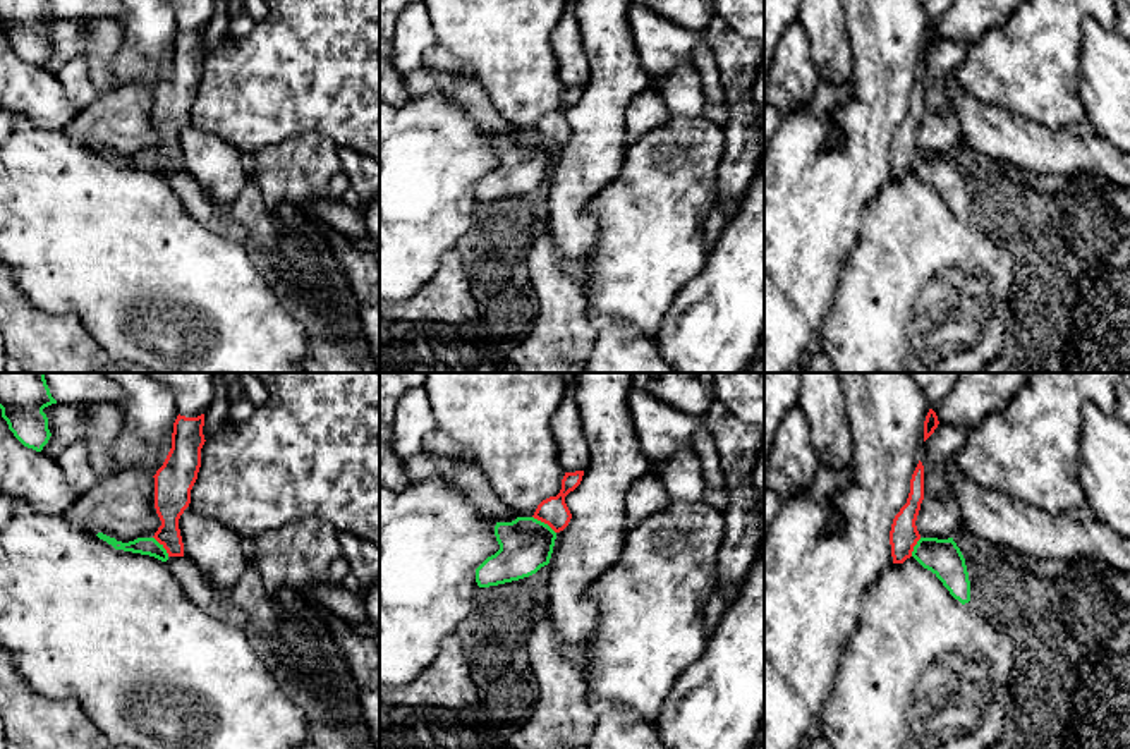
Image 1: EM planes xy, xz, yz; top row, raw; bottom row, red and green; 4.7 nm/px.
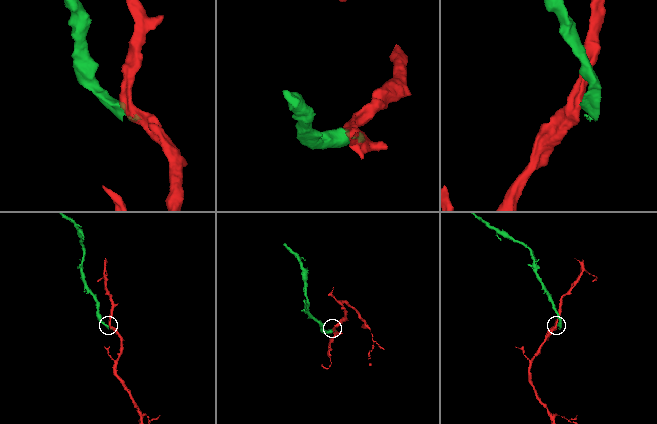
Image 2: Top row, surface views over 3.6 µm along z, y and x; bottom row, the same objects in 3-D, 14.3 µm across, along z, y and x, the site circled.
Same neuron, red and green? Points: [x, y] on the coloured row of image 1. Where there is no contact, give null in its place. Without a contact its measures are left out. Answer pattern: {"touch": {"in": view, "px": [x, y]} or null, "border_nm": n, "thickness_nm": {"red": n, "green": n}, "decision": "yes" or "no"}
{"touch": {"in": "xz", "px": [545, 523]}, "border_nm": 140, "thickness_nm": {"red": 140, "green": 260}, "decision": "no"}

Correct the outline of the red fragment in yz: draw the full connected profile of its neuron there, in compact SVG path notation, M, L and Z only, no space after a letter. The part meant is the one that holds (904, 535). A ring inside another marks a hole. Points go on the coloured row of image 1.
M919 460L910 479L910 493L907 503L900 508L891 524L890 545L893 563L903 563L907 558L910 558L914 546L920 539L915 521L922 500L924 500L924 466Z

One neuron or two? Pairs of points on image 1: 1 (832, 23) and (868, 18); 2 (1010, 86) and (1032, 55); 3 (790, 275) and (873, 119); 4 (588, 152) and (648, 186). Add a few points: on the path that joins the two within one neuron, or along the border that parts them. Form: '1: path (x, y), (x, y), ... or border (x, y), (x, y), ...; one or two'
1: border (845, 18), (854, 60); two
2: path (1015, 79), (1032, 62); one
3: path (790, 236), (790, 227), (859, 158); one
4: border (631, 141), (622, 169), (591, 198); two

